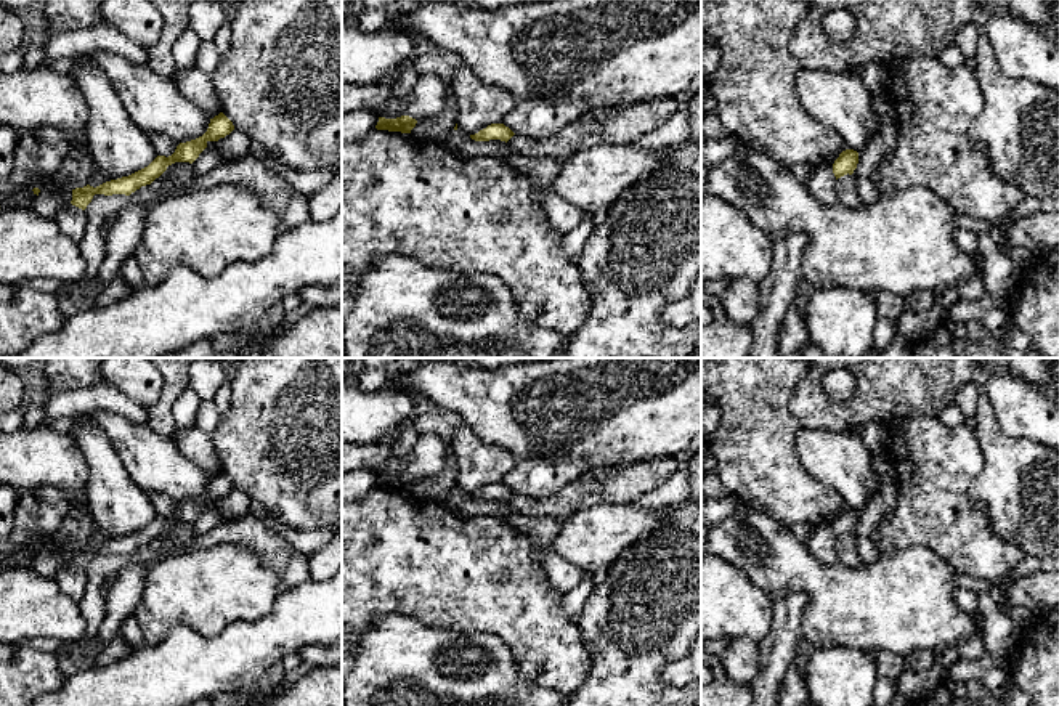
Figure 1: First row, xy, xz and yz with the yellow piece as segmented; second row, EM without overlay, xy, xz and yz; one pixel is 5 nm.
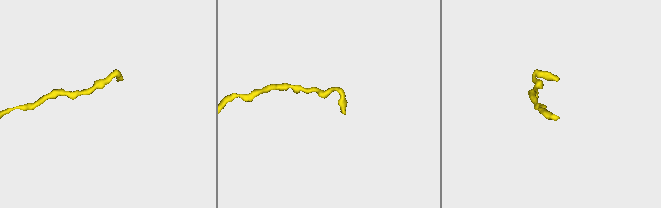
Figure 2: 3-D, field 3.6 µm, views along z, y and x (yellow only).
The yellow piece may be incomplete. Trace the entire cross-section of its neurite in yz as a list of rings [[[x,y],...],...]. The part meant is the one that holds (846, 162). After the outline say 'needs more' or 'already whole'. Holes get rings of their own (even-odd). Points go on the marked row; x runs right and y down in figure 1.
[[[846,149],[839,154],[839,157],[833,164],[833,173],[838,178],[844,175],[852,175],[858,164],[858,152],[854,149]]] | already whole

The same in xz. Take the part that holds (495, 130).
[[[491,124],[478,133],[470,135],[470,138],[475,141],[501,140],[507,143],[513,135],[515,133],[504,124]]] | already whole

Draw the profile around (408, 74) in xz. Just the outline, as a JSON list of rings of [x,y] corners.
[[[408,63],[406,66],[403,66],[400,71],[400,77],[396,80],[392,80],[393,96],[401,98],[408,95],[417,79],[419,79],[419,72],[414,63]]]

